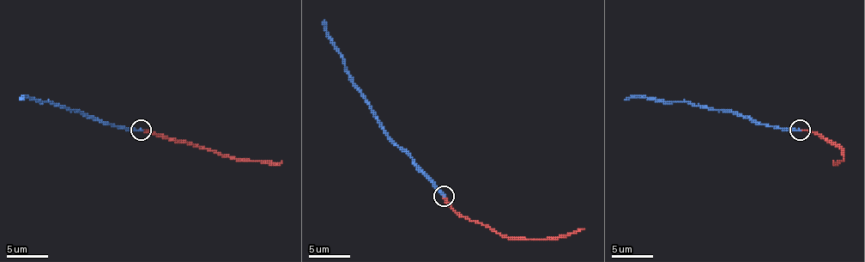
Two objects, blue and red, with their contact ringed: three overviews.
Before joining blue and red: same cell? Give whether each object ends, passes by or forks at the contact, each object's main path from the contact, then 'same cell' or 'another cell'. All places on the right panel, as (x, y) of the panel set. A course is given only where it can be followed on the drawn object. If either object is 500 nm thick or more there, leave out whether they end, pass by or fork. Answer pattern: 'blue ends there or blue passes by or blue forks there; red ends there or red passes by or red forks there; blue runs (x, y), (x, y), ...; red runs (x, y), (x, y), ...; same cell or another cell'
blue ends there; red ends there; blue runs (801, 130), (786, 130), (686, 101), (659, 101), (637, 97), (625, 100); red runs (801, 130), (821, 137), (842, 149), (843, 159), (833, 161); same cell

